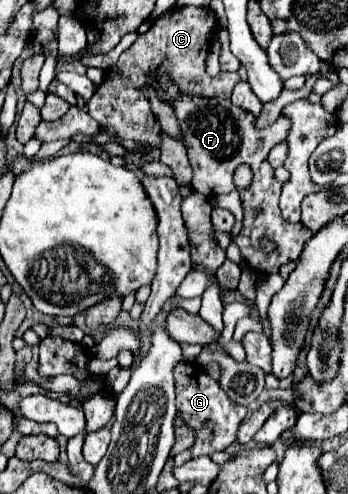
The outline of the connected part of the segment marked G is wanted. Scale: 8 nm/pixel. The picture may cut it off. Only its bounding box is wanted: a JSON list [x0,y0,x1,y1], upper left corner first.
[174,363,248,465]

